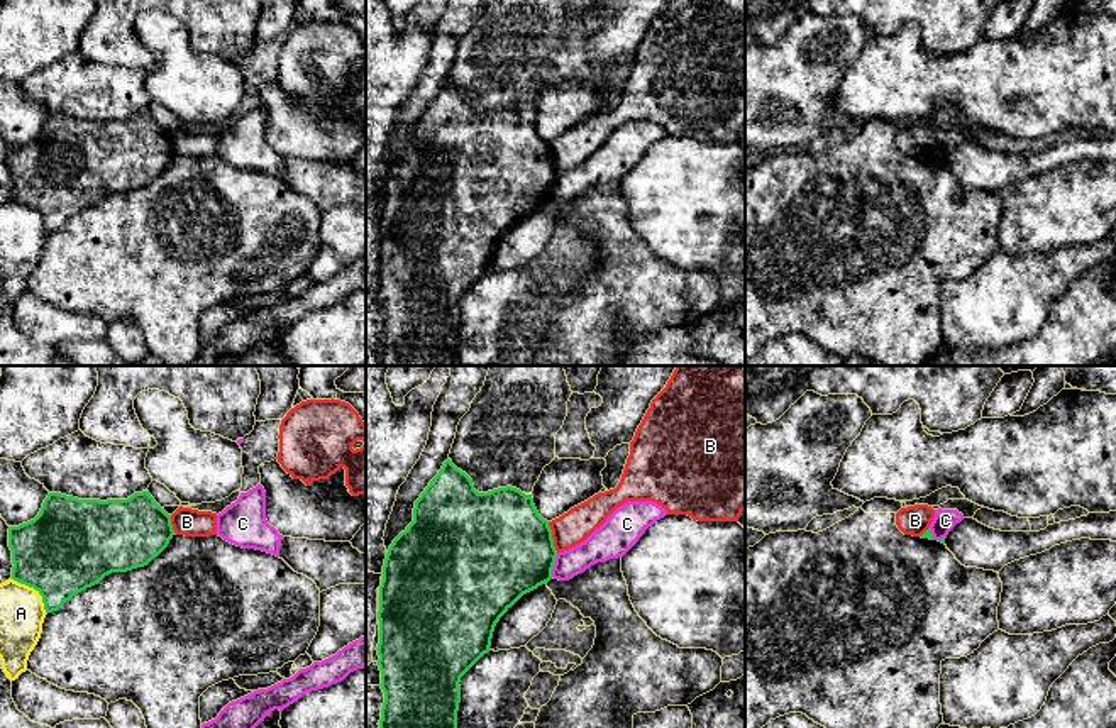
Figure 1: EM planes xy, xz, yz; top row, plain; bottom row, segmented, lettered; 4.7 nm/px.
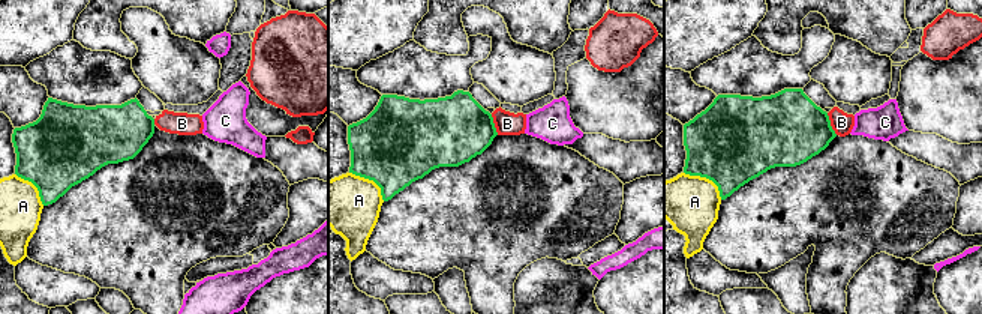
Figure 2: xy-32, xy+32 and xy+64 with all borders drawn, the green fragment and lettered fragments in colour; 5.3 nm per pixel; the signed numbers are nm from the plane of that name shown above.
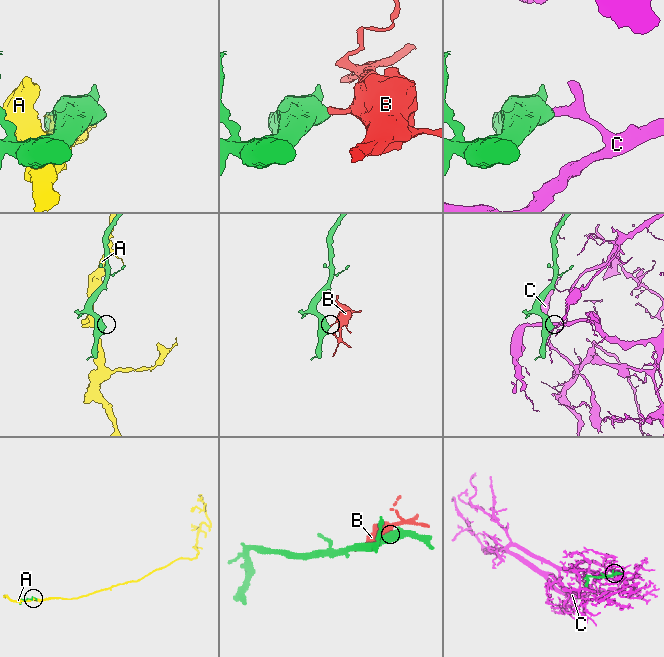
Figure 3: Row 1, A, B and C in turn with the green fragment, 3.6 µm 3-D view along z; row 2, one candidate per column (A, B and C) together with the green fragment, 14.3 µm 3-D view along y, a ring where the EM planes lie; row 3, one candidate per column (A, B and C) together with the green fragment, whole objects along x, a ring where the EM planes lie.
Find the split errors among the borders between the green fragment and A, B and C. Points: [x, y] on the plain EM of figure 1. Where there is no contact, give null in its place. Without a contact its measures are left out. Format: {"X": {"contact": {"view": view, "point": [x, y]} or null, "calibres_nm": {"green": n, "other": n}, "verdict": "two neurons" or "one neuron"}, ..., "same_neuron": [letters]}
{"A": {"contact": {"view": "xy", "point": [36, 210]}, "calibres_nm": {"green": 420, "other": 220}, "verdict": "two neurons"}, "B": {"contact": {"view": "xz", "point": [551, 158]}, "calibres_nm": {"green": 480, "other": 160}, "verdict": "two neurons"}, "C": {"contact": {"view": "xz", "point": [552, 187]}, "calibres_nm": {"green": 480, "other": 150}, "verdict": "two neurons"}, "same_neuron": []}

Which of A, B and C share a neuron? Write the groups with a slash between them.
A / B / C

